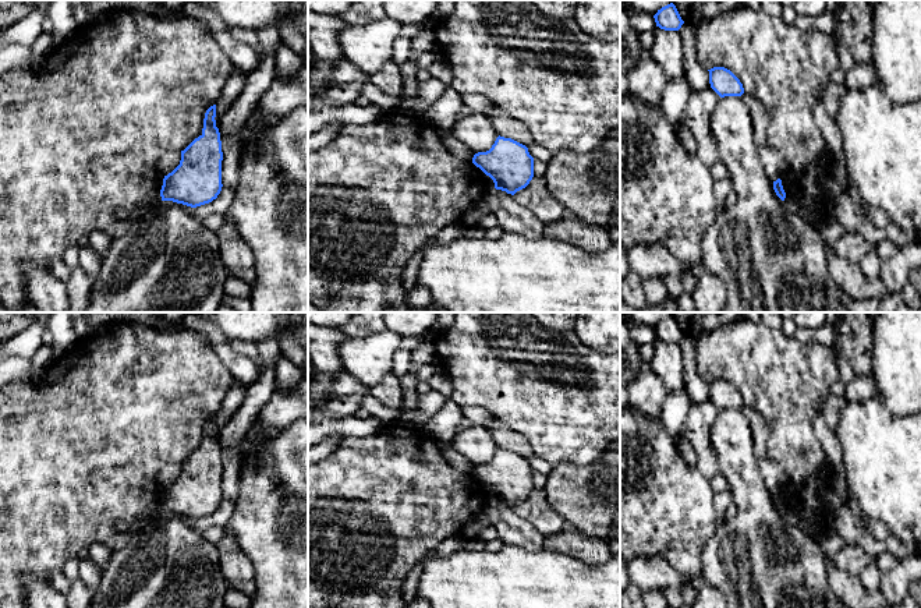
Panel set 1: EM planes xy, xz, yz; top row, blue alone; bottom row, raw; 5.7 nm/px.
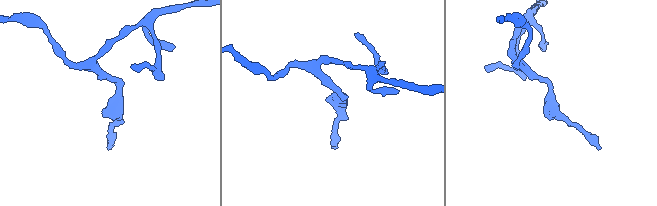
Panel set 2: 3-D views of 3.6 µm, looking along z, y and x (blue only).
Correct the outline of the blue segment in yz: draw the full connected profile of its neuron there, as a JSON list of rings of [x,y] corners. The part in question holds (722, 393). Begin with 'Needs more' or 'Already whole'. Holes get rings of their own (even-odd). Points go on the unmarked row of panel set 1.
Already whole. [[[713,379],[709,383],[711,400],[720,409],[741,409],[744,406],[740,392],[725,379]]]

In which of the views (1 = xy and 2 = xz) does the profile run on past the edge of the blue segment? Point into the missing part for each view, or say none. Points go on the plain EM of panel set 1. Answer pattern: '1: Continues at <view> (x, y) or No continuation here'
1: No continuation here
2: No continuation here

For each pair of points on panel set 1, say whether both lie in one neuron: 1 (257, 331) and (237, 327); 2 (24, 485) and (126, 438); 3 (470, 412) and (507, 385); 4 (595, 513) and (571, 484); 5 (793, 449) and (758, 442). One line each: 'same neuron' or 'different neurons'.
1: same neuron
2: same neuron
3: different neurons
4: same neuron
5: different neurons

